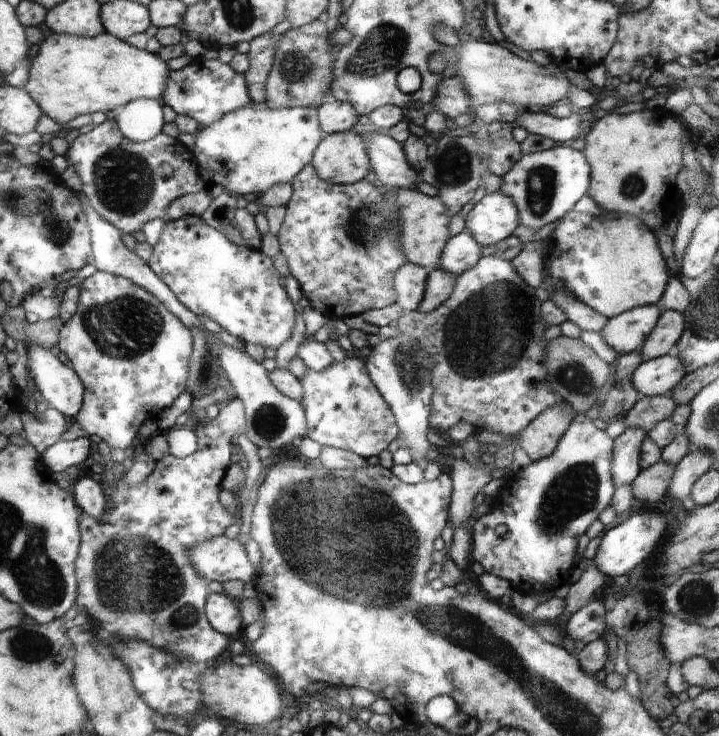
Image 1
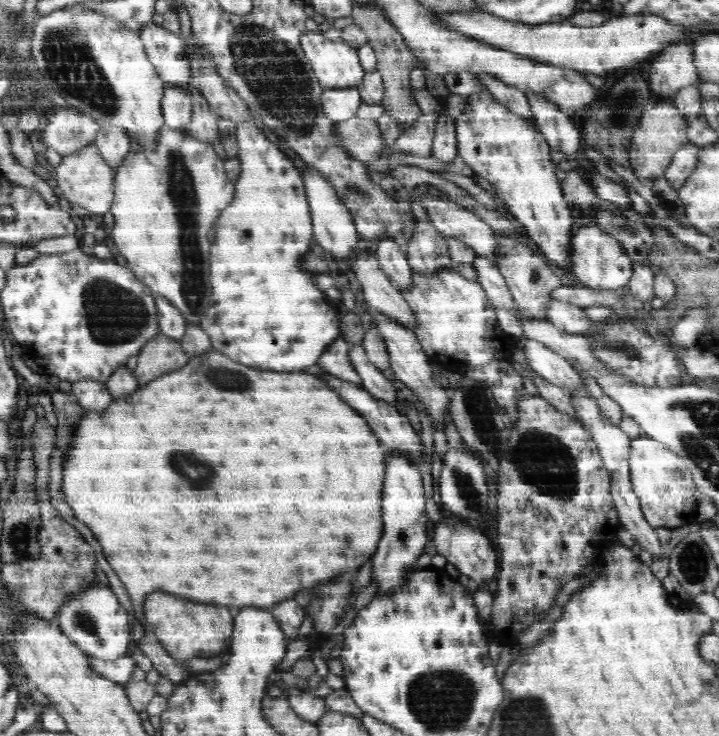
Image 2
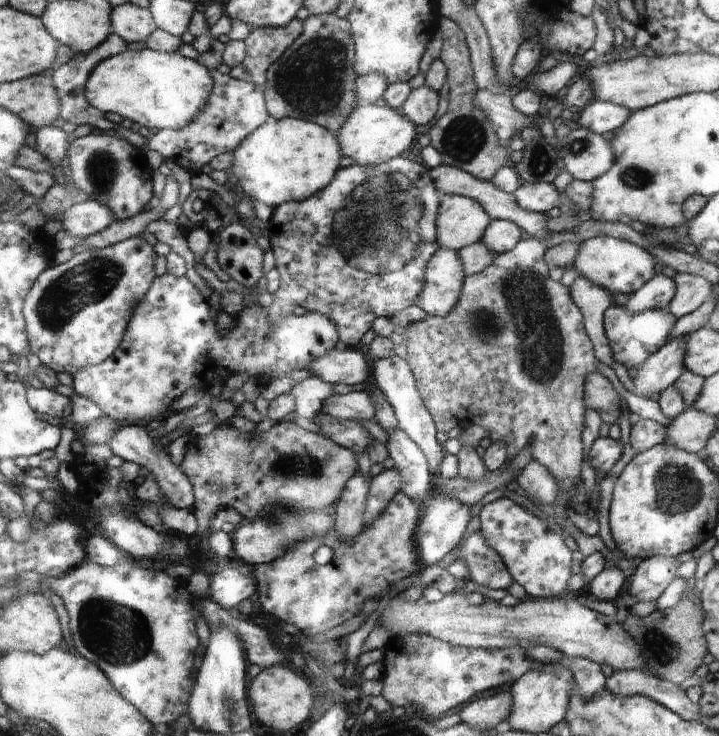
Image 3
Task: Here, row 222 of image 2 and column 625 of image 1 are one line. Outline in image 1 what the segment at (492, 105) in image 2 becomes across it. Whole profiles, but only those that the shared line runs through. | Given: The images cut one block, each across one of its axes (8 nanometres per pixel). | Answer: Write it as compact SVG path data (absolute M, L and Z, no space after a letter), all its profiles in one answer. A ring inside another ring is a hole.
M634 509L633 516L624 520L622 524L611 525L611 530L602 533L601 544L591 564L596 565L606 578L612 577L613 579L634 570L658 546L662 534L664 534L664 528L666 528L666 520L662 518L662 515L664 514L658 510L642 510L642 513L639 514Z

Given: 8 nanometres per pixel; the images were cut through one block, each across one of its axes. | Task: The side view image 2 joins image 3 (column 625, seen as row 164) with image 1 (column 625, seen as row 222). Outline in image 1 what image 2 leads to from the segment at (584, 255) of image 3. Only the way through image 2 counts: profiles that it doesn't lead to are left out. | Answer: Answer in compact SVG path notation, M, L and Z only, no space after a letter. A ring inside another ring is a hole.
M602 215L586 217L589 219L588 223L581 222L577 225L570 219L551 234L550 250L545 254L547 261L545 286L563 287L598 314L604 315L606 320L623 312L632 311L633 308L661 304L662 294L666 290L671 274L668 274L666 256L660 252L652 230L648 230L646 224L634 217L602 218Z

